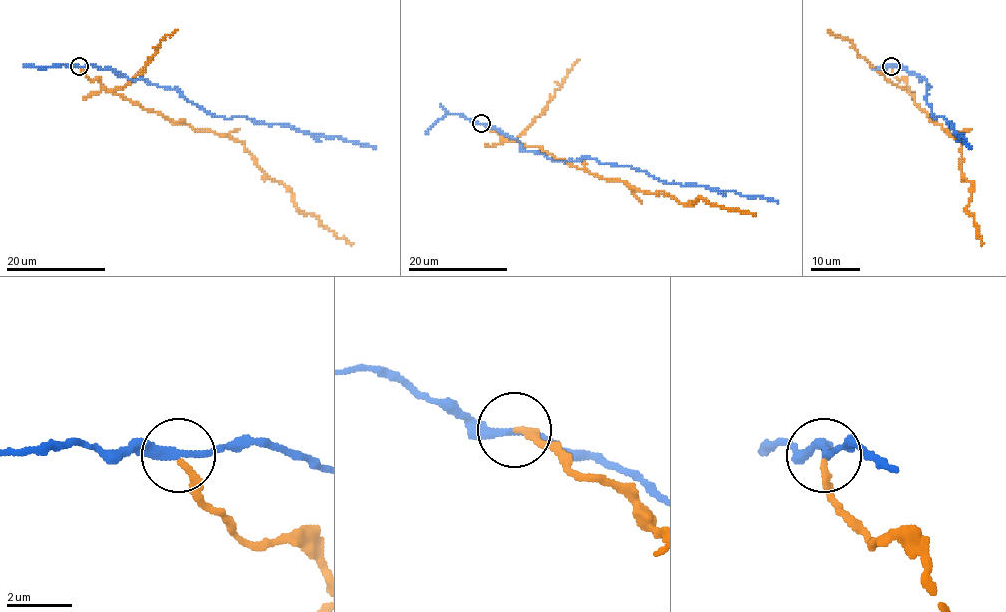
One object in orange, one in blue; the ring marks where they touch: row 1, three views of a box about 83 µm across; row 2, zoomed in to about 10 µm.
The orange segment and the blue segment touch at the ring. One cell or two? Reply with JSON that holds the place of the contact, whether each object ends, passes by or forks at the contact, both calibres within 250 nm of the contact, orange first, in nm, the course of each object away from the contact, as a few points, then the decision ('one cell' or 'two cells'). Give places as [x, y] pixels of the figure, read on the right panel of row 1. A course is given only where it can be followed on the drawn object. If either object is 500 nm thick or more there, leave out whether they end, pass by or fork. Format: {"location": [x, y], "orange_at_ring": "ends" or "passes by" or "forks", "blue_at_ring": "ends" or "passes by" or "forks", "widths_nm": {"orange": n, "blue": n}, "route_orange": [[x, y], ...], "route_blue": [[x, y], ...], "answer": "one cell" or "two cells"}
{"location": [891, 66], "orange_at_ring": "ends", "blue_at_ring": "passes by", "widths_nm": {"orange": 200, "blue": 220}, "route_orange": [[891, 67], [915, 102], [961, 143], [961, 172], [972, 183], [967, 209], [973, 215], [983, 243]], "route_blue": [[891, 66], [905, 67], [930, 85], [925, 98], [933, 117], [953, 124], [971, 145]], "answer": "two cells"}

